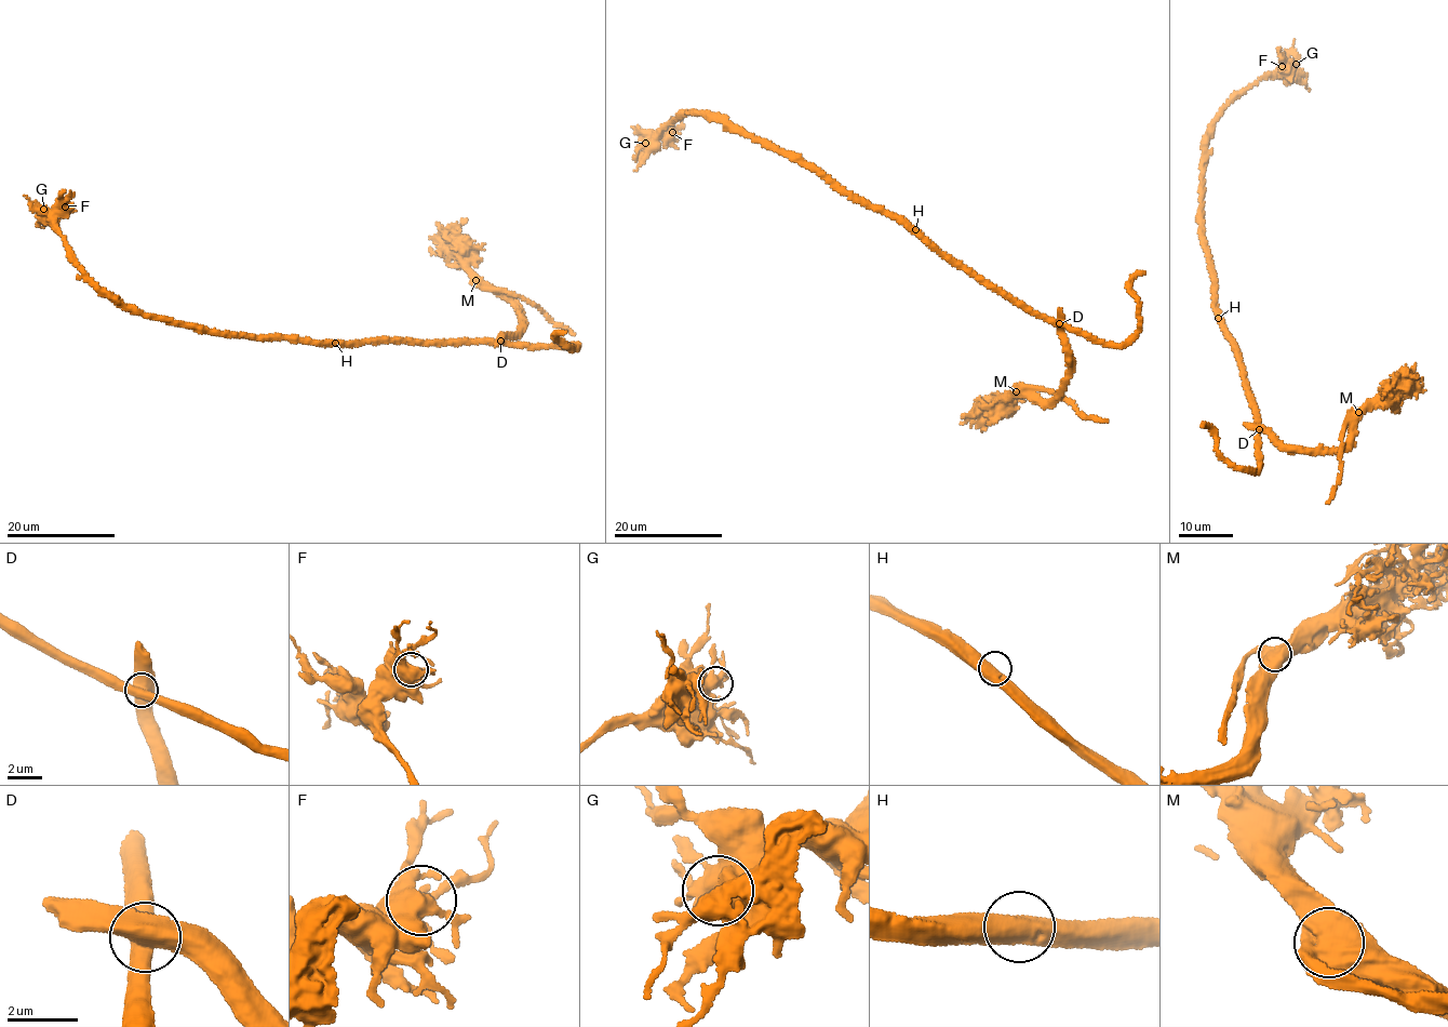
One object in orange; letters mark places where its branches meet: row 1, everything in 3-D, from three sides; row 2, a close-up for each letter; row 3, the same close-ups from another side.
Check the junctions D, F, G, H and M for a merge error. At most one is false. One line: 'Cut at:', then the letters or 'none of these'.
Cut at: D

